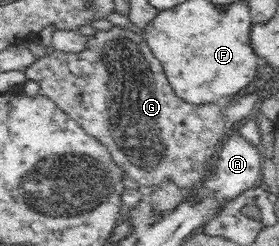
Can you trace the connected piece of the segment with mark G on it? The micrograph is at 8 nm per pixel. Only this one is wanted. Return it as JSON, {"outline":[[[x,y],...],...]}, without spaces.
{"outline":[[[115,26],[110,31],[99,30],[88,38],[90,44],[81,53],[54,50],[50,56],[35,60],[23,70],[27,80],[39,82],[40,95],[53,100],[87,134],[107,147],[112,160],[128,178],[136,180],[141,186],[159,188],[173,182],[177,188],[187,191],[202,184],[212,172],[210,161],[229,139],[225,112],[217,103],[194,105],[175,95],[161,63],[153,55],[144,36]]]}

